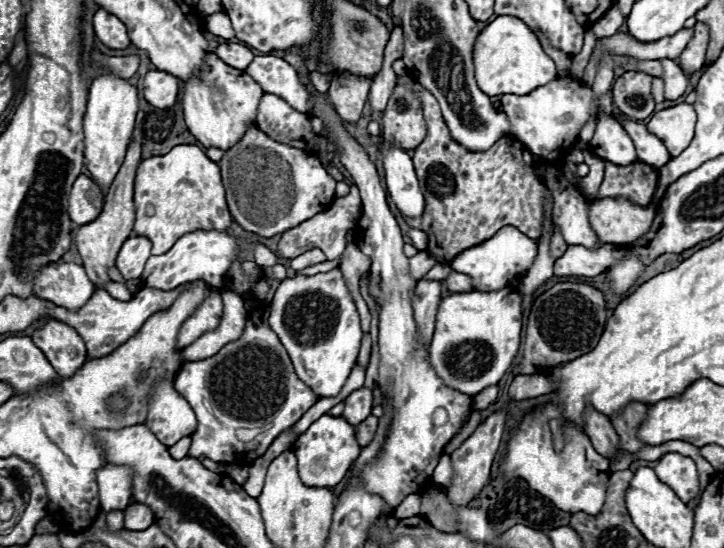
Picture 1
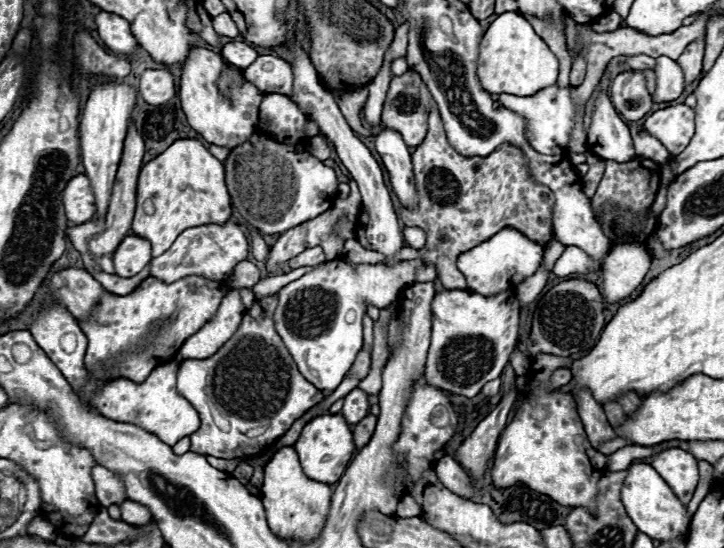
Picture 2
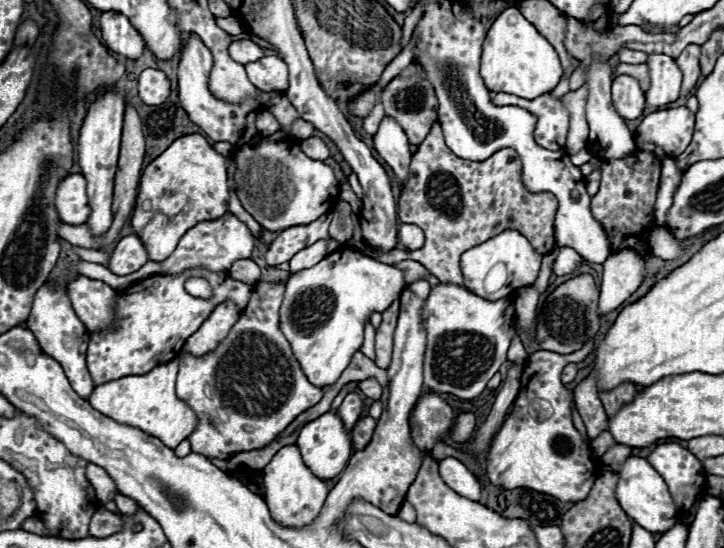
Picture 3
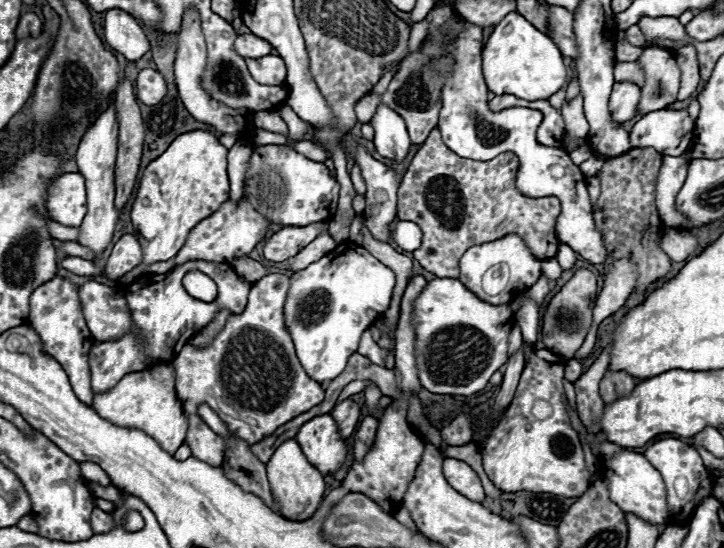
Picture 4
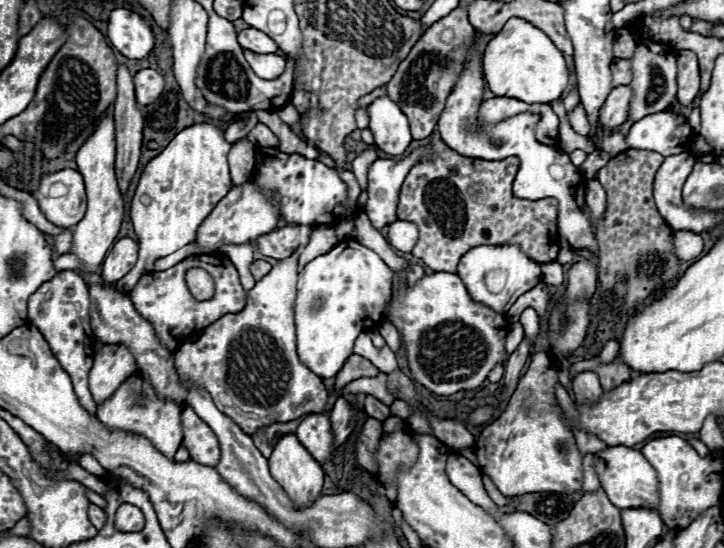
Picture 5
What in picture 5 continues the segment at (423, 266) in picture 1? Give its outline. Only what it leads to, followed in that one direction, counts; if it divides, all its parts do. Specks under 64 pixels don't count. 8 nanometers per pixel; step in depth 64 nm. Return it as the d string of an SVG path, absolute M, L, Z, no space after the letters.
M354 238L342 240L328 254L308 262L300 270L294 304L296 342L302 362L320 378L334 378L352 354L358 334L374 328L382 320L390 286L392 270L374 250Z

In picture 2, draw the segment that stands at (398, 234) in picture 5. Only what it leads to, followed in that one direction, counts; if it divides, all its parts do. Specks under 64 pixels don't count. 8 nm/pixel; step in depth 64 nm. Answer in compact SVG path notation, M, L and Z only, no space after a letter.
M404 226L402 234L404 234L404 242L406 242L406 246L410 246L410 248L420 250L420 248L424 246L424 242L426 242L426 234L424 234L424 230L420 230L420 228L416 228L416 226Z

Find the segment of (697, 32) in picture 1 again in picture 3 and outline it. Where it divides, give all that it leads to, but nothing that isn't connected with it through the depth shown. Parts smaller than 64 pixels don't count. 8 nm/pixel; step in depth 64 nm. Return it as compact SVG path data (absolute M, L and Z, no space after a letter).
M688 44L682 54L676 58L684 80L682 80L682 92L680 96L686 96L692 88L696 88L696 82L700 78L700 46L698 44Z

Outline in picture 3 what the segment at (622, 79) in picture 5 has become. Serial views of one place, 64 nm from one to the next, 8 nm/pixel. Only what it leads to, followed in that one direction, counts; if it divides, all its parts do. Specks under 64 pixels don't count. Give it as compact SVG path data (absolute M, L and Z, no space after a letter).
M618 64L616 66L616 76L632 76L640 82L640 88L646 90L650 86L648 78L648 66L646 64Z

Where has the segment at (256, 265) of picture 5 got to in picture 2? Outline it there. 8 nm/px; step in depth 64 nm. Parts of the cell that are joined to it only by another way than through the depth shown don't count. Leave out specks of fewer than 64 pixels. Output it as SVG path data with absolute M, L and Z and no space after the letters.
M242 260L234 266L232 274L230 274L230 282L234 288L252 288L256 282L260 280L260 270L256 268L256 264Z

